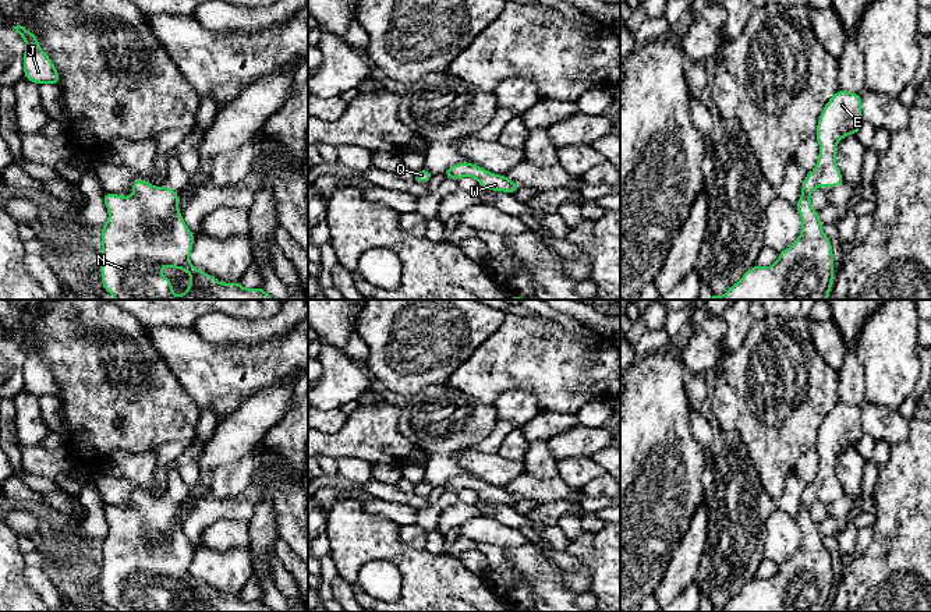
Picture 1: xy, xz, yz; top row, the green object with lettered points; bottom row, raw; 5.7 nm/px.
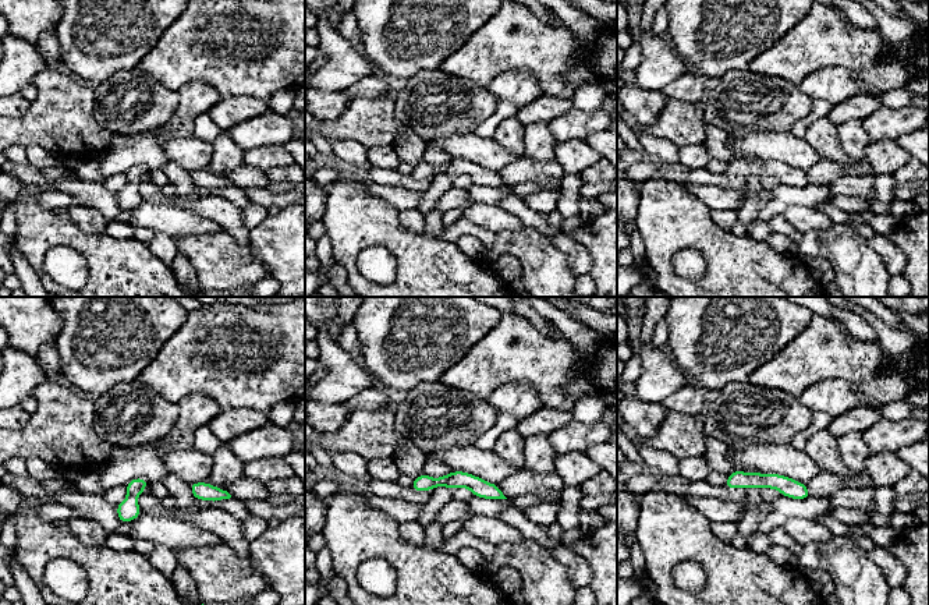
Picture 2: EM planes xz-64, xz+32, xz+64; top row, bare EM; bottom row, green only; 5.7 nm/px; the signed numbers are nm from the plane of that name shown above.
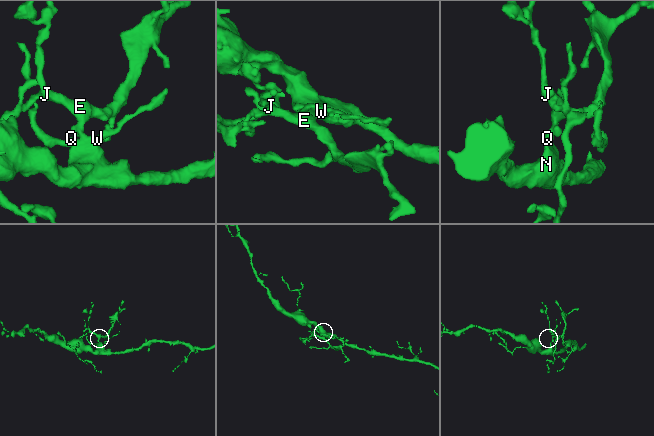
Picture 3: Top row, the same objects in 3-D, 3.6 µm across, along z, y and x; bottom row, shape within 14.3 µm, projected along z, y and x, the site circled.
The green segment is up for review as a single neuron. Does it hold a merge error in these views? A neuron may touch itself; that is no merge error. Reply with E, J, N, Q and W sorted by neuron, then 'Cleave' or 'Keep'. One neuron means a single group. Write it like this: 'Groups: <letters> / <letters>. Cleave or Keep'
Groups: E J N Q W. Keep

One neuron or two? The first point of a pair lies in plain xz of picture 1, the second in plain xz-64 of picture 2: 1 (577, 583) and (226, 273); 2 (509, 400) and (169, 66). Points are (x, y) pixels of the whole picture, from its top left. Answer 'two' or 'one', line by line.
1: one
2: two

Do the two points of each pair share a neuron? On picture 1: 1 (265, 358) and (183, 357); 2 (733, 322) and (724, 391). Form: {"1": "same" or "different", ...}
{"1": "same", "2": "different"}

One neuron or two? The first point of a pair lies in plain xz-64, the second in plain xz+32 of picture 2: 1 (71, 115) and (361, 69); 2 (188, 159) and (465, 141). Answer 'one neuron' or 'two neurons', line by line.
1: two neurons
2: one neuron

